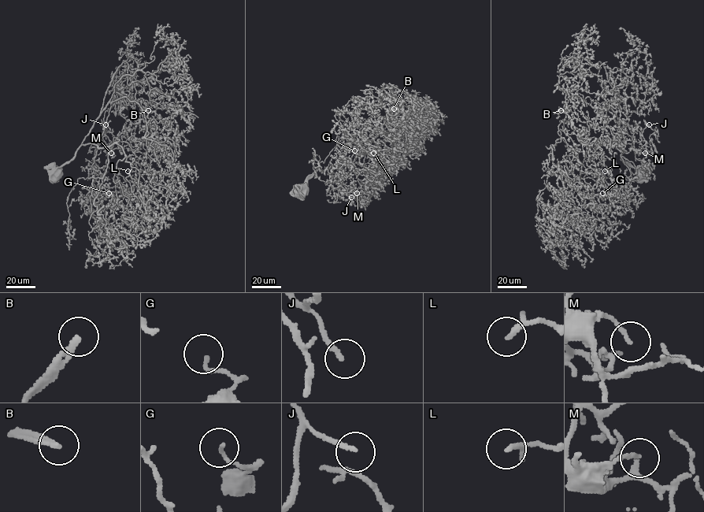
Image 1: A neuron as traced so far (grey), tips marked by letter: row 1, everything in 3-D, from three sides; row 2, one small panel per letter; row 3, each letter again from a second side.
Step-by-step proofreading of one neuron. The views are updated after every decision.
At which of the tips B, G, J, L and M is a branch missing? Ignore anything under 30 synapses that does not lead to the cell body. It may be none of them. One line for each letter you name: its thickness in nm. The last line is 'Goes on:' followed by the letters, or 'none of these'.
B: Thickness 200 nm
J: Thickness 160 nm
Goes on: B, J

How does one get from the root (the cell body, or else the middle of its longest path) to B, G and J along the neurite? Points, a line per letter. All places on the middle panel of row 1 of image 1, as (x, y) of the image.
B: (304, 189), (306, 181), (318, 169), (324, 171), (331, 165), (343, 165), (357, 146), (385, 122), (394, 109)
G: (304, 189), (355, 135), (349, 128), (339, 146), (338, 134), (348, 136), (354, 150)
J: (304, 189), (318, 169), (343, 165), (355, 153), (352, 164), (343, 169), (342, 184), (350, 189), (351, 197)

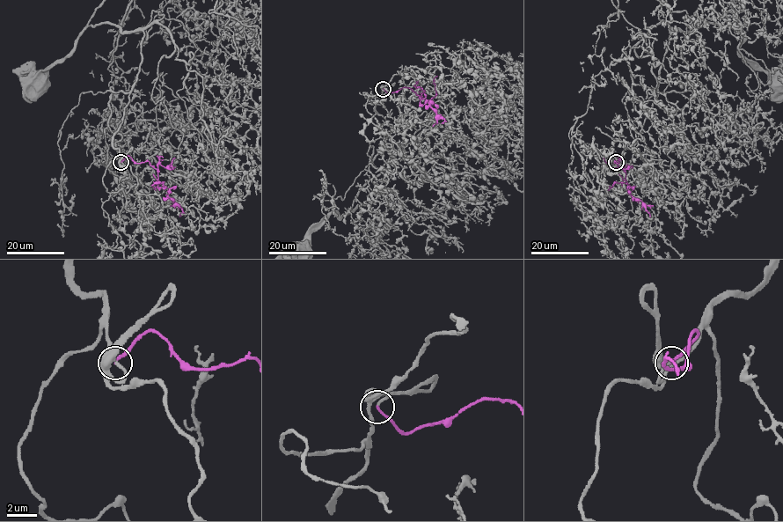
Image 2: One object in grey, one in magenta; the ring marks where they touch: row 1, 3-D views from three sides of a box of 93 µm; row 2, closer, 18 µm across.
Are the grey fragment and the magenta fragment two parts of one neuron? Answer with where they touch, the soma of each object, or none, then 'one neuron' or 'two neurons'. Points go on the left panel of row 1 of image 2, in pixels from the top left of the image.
place (120, 162); soma grey (40, 81); soma magenta none; one neuron

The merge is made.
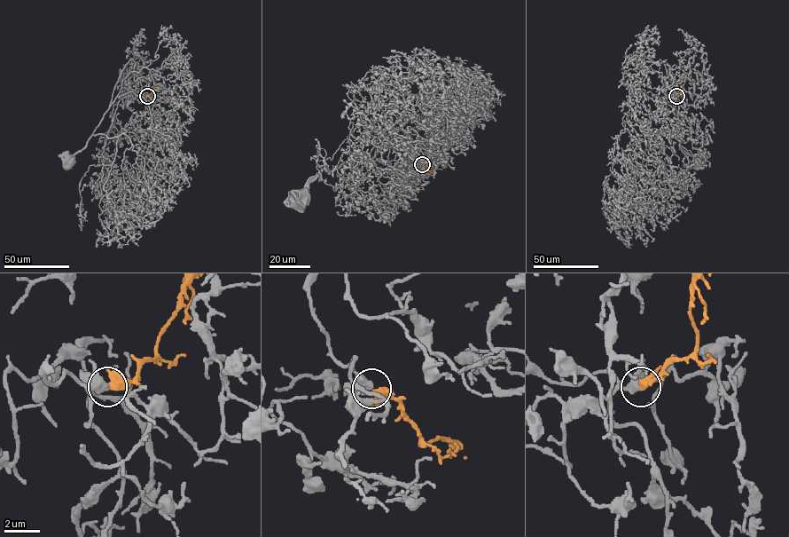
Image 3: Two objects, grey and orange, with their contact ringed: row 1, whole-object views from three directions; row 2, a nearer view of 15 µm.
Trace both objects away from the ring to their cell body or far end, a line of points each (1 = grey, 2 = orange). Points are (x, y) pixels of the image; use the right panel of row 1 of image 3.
1: (676, 96), (665, 93), (666, 78), (660, 81), (660, 59), (675, 91), (679, 146), (698, 160)
2: (676, 96), (681, 93), (681, 85)

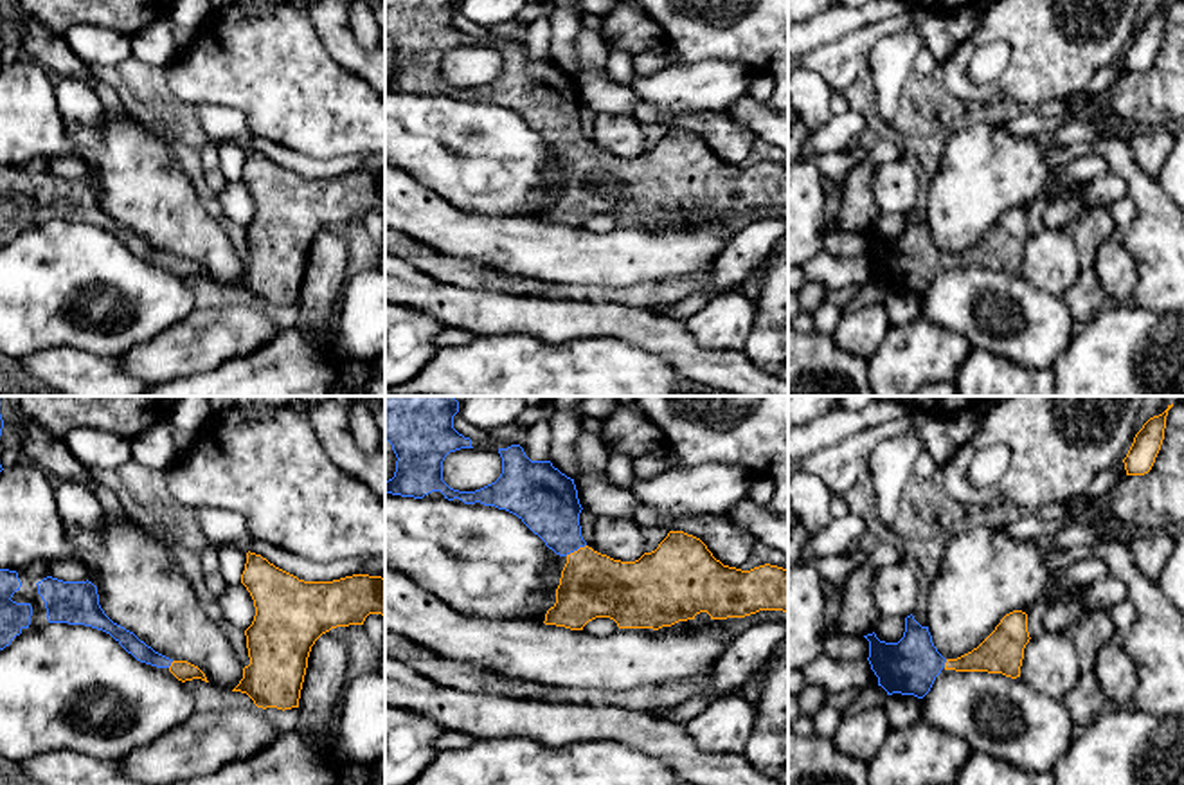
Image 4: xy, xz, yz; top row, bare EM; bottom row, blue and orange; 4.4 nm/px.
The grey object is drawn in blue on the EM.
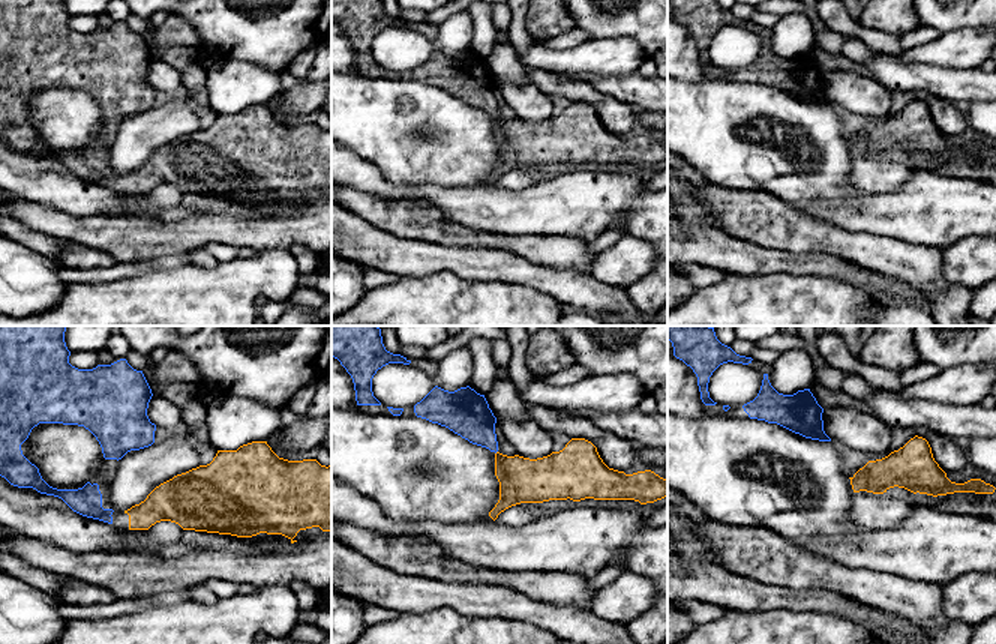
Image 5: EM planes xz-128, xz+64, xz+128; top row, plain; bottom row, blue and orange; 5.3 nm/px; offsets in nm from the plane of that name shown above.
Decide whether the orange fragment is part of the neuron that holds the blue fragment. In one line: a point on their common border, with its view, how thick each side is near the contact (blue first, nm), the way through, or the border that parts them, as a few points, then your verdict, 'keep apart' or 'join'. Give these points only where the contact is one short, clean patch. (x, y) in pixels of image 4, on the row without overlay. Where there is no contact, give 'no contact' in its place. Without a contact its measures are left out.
xz (574, 146) | 280/280 nm | across xz (547, 99), (574, 146), (592, 182) | join

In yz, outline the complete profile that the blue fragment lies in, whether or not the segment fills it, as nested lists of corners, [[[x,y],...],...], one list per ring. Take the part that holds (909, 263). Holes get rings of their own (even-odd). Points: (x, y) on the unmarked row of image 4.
[[[1013,207],[1006,211],[995,227],[972,248],[945,256],[932,239],[928,223],[921,223],[914,212],[905,214],[905,229],[898,239],[885,239],[876,230],[864,232],[869,238],[869,261],[887,292],[901,290],[923,295],[941,266],[988,268],[1006,274],[1020,274],[1024,245],[1029,239],[1027,211]]]

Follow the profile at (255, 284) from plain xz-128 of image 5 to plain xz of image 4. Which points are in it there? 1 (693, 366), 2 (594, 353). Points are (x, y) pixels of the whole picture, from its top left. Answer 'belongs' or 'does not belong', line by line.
1: does not belong
2: belongs

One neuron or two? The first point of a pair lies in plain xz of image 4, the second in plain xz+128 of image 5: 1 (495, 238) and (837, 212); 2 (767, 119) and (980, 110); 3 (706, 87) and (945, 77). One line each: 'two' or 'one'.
1: one
2: two
3: two

